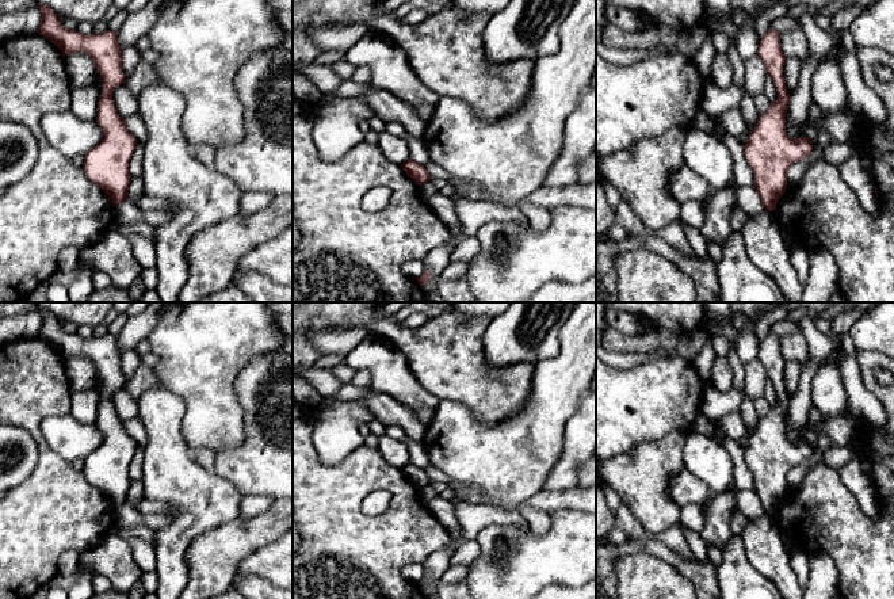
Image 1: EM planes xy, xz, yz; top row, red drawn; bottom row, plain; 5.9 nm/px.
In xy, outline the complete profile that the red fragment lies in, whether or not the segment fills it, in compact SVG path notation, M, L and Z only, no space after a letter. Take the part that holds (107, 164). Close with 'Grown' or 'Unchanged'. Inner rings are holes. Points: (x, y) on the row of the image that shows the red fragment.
M39 4L38 8L42 20L37 33L53 42L64 57L76 51L88 54L102 76L103 92L98 103L96 122L103 131L103 140L84 156L83 169L87 178L111 198L118 225L140 221L153 228L164 225L171 218L168 211L142 210L127 199L129 161L135 150L137 138L119 117L112 99L114 89L125 81L116 31L84 35L77 30L66 30L61 16L49 5Z. Grown

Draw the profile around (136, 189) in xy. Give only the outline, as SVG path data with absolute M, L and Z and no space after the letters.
M130 176L130 184L127 188L127 199L137 205L140 197L144 195L144 182L140 178Z

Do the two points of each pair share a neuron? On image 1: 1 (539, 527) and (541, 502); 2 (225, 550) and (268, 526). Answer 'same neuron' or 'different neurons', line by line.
1: different neurons
2: same neuron

